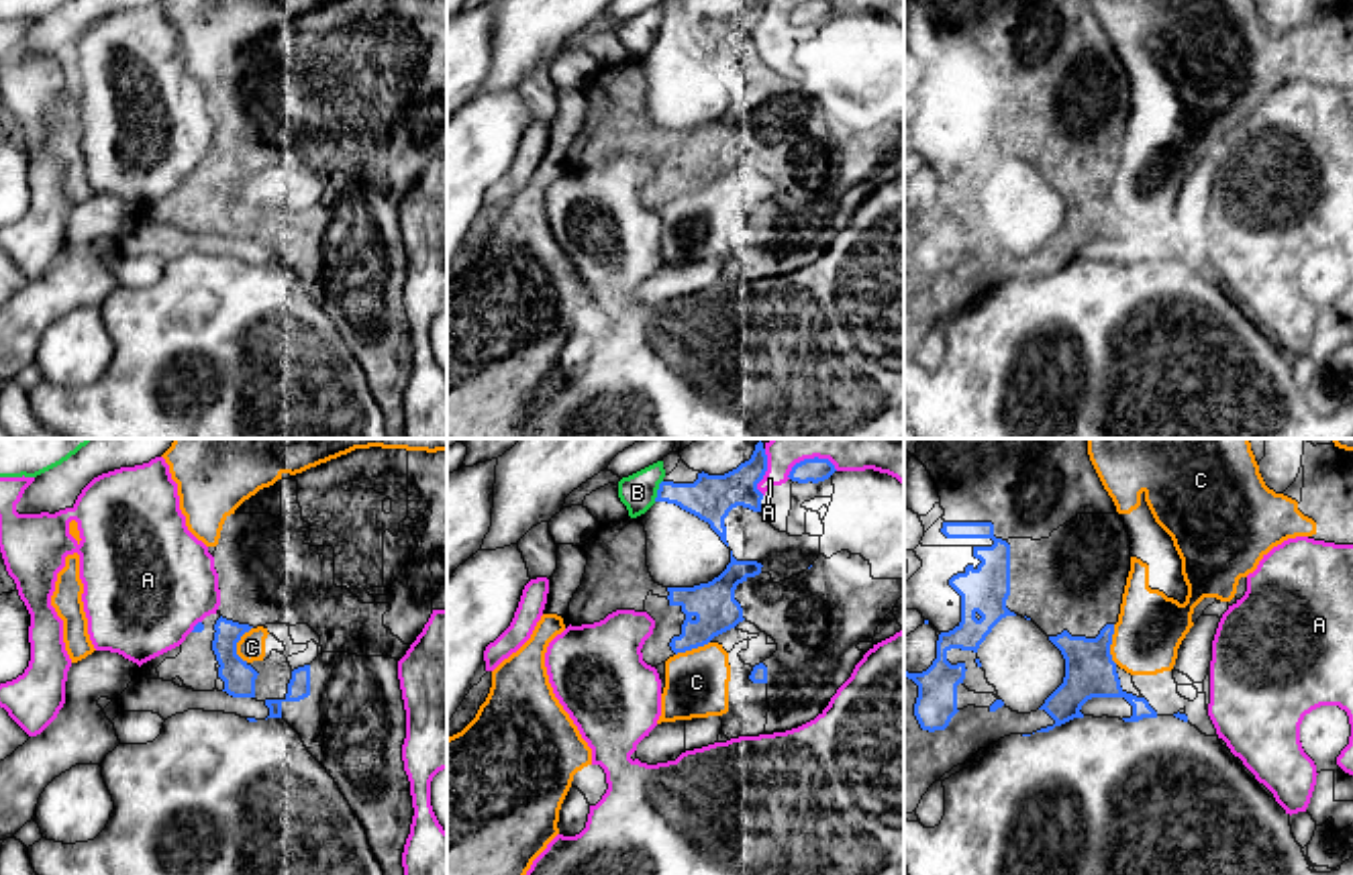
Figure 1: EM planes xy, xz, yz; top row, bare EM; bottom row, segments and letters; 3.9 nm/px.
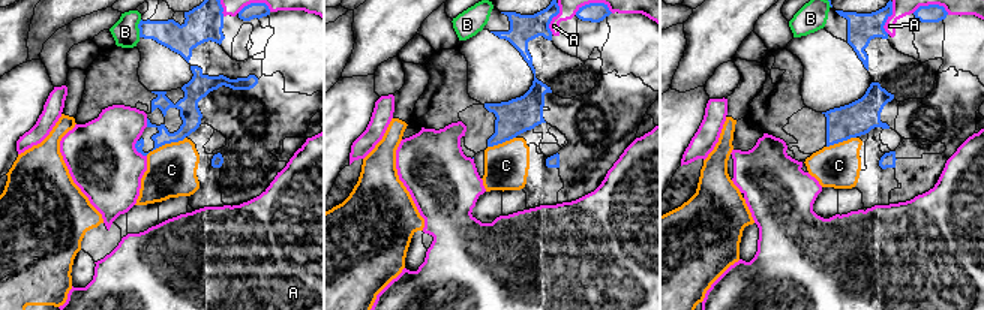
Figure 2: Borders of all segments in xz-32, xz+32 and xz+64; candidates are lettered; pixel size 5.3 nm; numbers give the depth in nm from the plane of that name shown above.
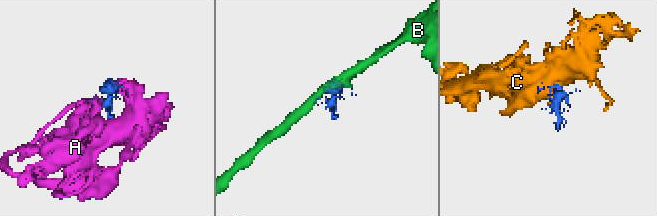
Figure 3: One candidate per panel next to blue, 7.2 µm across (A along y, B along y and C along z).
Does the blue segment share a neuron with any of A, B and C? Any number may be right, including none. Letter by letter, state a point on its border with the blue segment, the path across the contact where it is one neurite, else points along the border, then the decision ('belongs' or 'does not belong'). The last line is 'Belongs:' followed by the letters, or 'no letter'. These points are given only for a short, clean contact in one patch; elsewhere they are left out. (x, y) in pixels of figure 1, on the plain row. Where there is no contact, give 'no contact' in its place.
A: meets blue in xz at (764, 17); does not belong
B: meets blue in xz at (658, 33); does not belong
C: meets blue in yz at (1111, 186); border along yz (1113, 168), (1111, 200), (1117, 207); does not belong
Belongs: no letter

